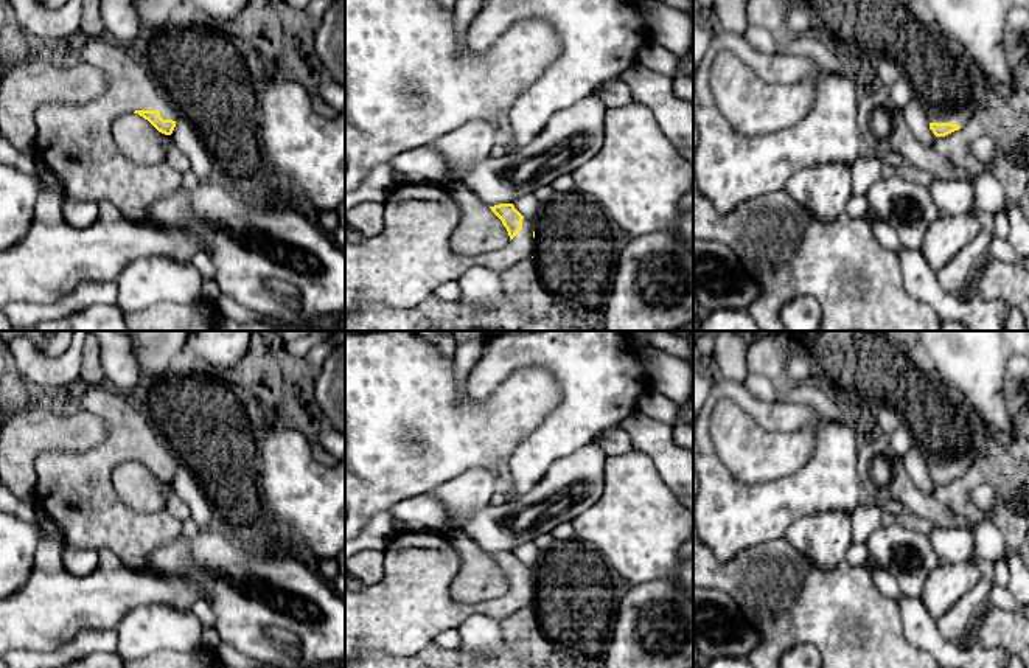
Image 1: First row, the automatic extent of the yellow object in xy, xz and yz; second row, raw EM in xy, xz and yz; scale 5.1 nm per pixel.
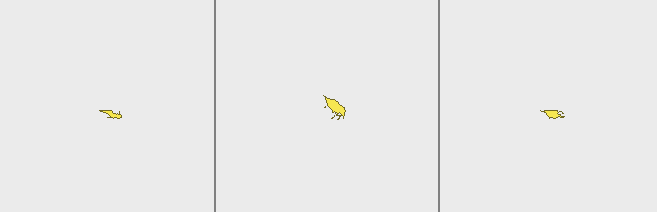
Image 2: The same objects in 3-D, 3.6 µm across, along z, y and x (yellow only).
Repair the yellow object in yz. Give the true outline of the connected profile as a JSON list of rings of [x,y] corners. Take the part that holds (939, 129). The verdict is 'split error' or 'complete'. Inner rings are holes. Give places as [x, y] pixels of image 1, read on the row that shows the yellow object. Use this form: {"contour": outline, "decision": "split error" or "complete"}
{"contour": [[[976,99],[957,107],[926,110],[930,129],[936,137],[945,137],[968,126],[971,118],[981,110]]], "decision": "split error"}

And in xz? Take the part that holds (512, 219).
{"contour": [[[396,185],[385,200],[384,230],[367,236],[359,244],[345,238],[345,318],[367,303],[415,308],[431,298],[438,286],[457,281],[465,270],[474,266],[496,269],[505,277],[518,273],[519,266],[533,258],[535,224],[525,219],[513,204],[499,204],[490,208],[502,221],[510,241],[501,247],[465,250],[451,244],[462,211],[445,186]]], "decision": "split error"}

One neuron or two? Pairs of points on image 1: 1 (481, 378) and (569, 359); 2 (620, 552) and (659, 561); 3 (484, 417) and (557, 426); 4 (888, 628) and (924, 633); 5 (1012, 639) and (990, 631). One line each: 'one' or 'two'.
1: one
2: one
3: two
4: two
5: one

